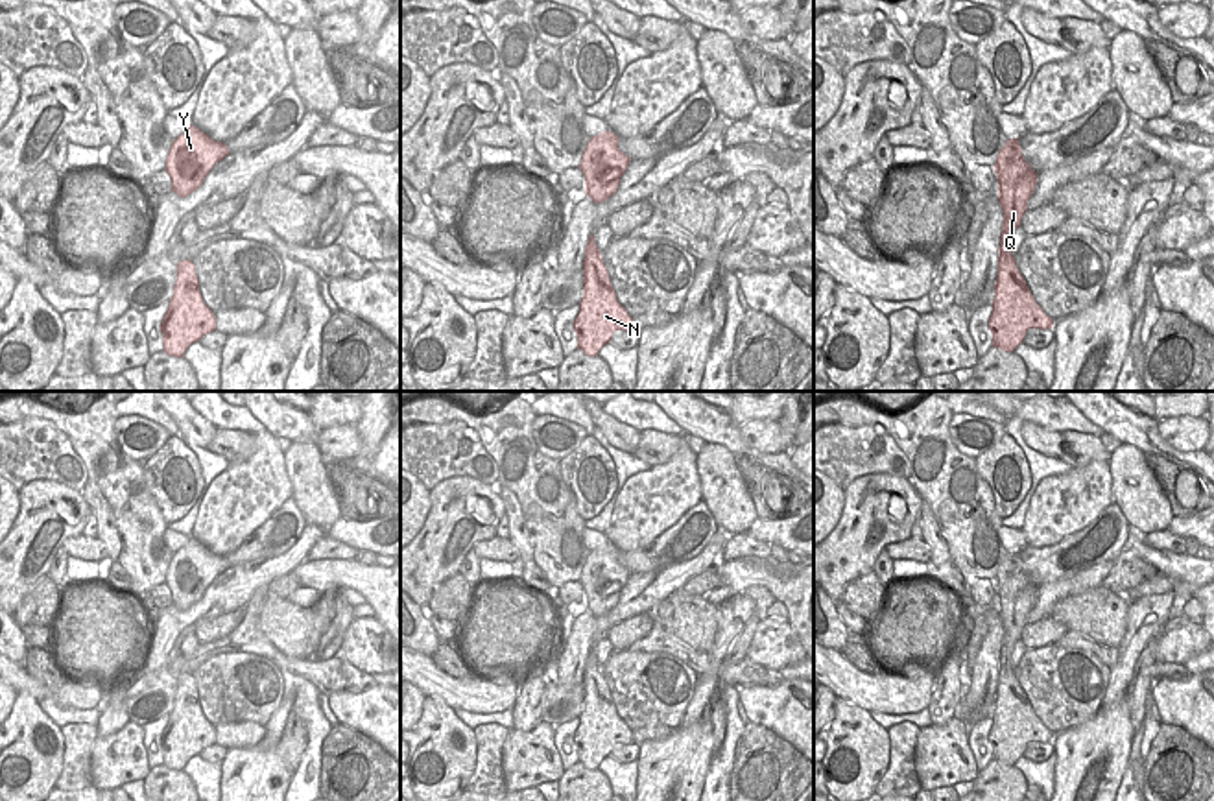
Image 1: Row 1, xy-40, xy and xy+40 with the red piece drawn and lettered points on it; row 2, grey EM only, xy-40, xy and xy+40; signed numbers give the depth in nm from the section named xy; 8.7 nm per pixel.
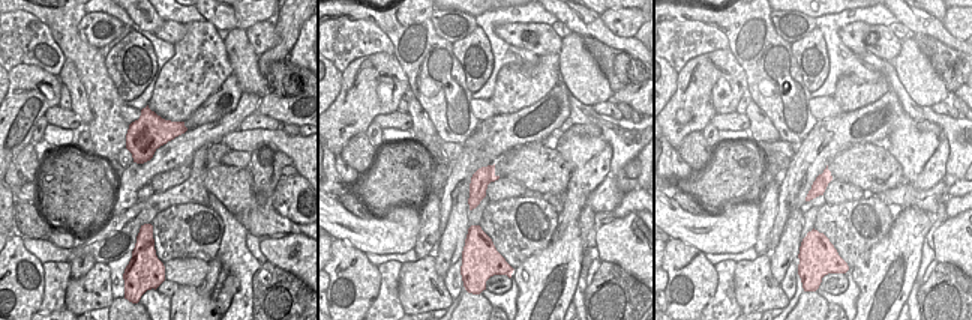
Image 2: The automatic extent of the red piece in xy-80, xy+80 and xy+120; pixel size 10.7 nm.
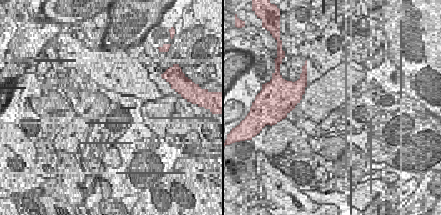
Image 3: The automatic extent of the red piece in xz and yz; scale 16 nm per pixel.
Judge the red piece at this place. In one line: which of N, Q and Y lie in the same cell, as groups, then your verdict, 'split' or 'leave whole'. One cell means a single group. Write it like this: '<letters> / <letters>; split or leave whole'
N Q Y; leave whole

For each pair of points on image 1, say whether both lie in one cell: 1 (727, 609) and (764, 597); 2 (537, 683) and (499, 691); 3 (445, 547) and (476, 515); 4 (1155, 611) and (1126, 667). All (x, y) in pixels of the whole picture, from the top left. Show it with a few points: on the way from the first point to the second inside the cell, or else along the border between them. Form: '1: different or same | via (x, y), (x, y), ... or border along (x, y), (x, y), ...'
1: different | border along (740, 593), (755, 604), (755, 611)
2: different | border along (523, 672), (523, 683), (511, 707)
3: same | via (451, 537), (467, 519)
4: same | via (1144, 624), (1128, 654)

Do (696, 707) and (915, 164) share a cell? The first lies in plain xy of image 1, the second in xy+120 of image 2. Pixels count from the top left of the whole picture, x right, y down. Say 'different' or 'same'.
different

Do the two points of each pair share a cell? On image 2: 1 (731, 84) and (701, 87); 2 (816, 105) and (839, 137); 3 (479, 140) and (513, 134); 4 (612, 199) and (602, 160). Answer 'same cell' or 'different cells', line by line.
1: same cell
2: different cells
3: same cell
4: different cells

